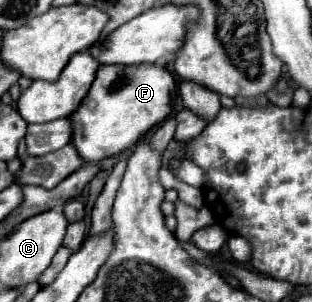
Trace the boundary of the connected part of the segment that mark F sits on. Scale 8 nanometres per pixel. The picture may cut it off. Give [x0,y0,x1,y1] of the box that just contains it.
[70,62,176,162]

